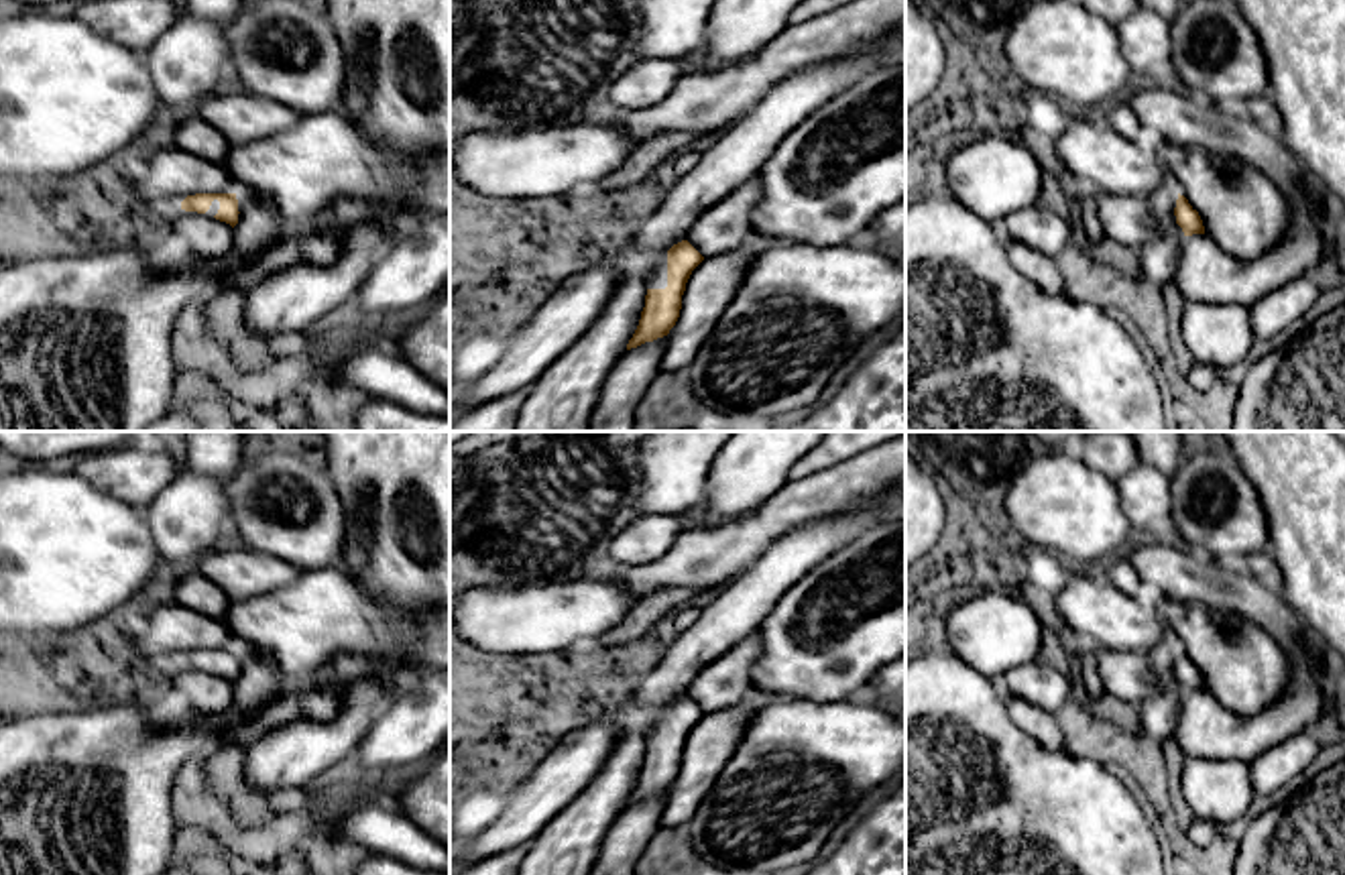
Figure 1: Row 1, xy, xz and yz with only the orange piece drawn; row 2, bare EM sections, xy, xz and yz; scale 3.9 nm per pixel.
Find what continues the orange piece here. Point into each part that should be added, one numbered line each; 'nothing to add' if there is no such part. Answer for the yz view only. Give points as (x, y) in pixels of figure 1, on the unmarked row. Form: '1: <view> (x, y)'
nothing to add

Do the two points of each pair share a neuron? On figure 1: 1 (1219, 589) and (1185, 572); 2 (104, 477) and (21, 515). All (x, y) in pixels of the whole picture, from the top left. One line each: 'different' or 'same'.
1: same
2: different

